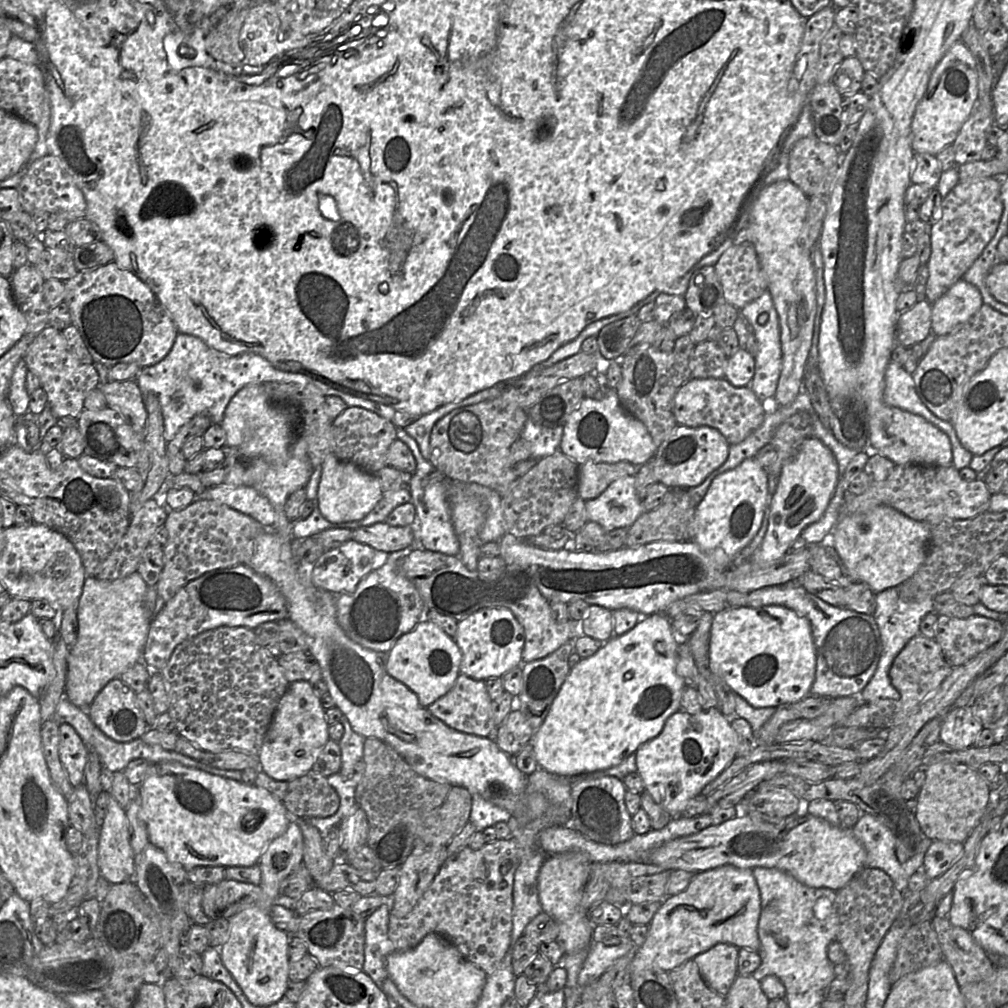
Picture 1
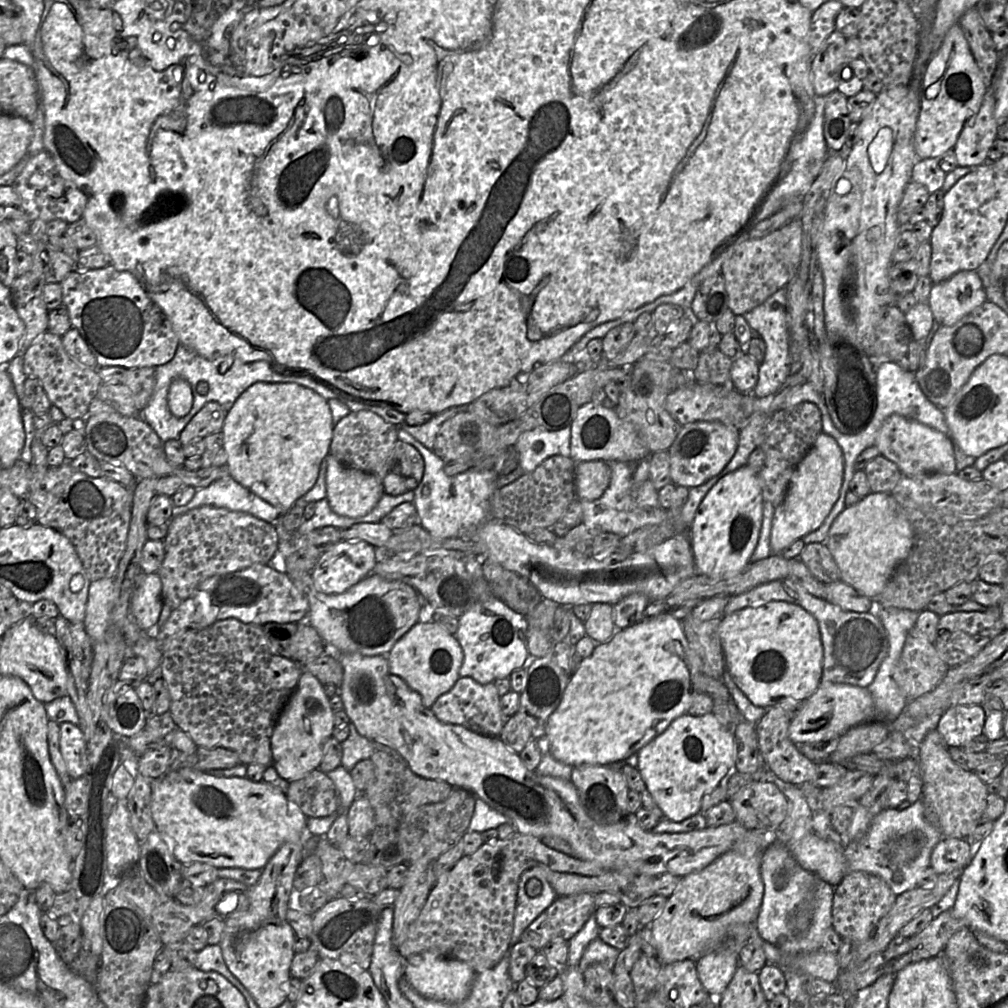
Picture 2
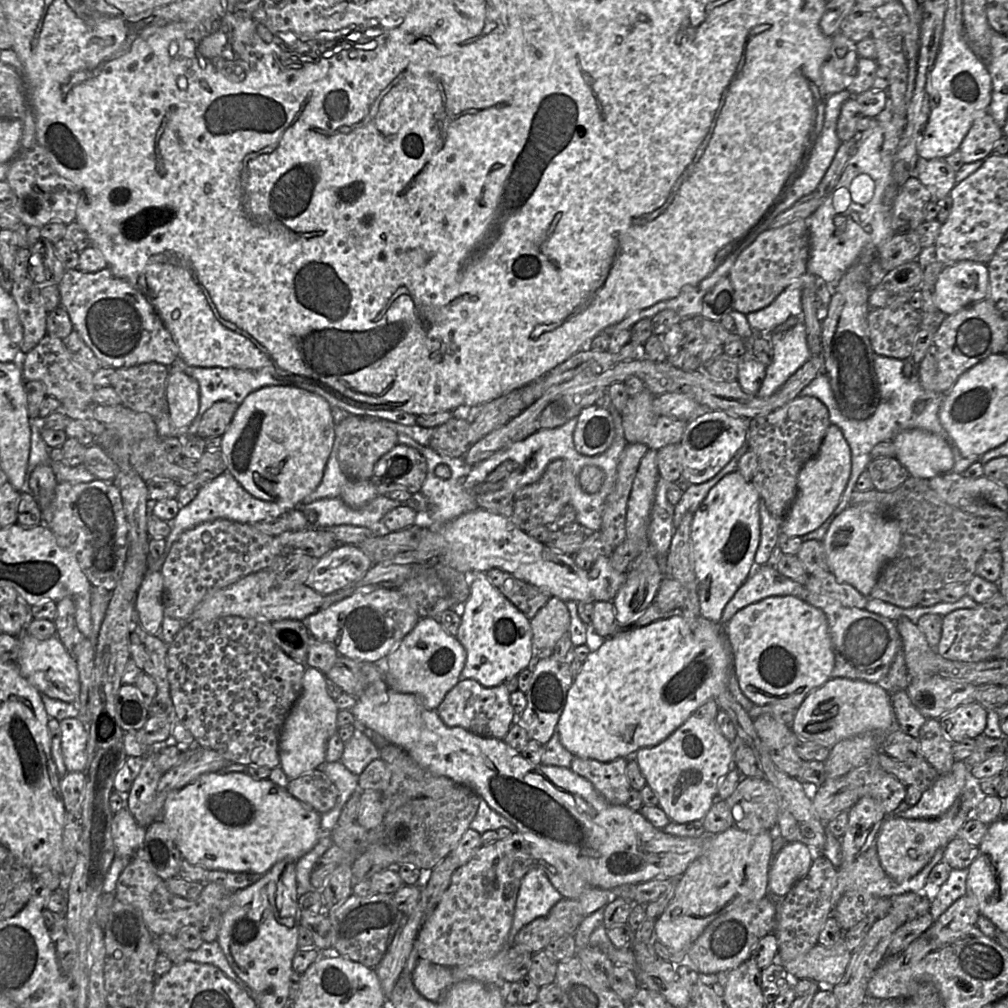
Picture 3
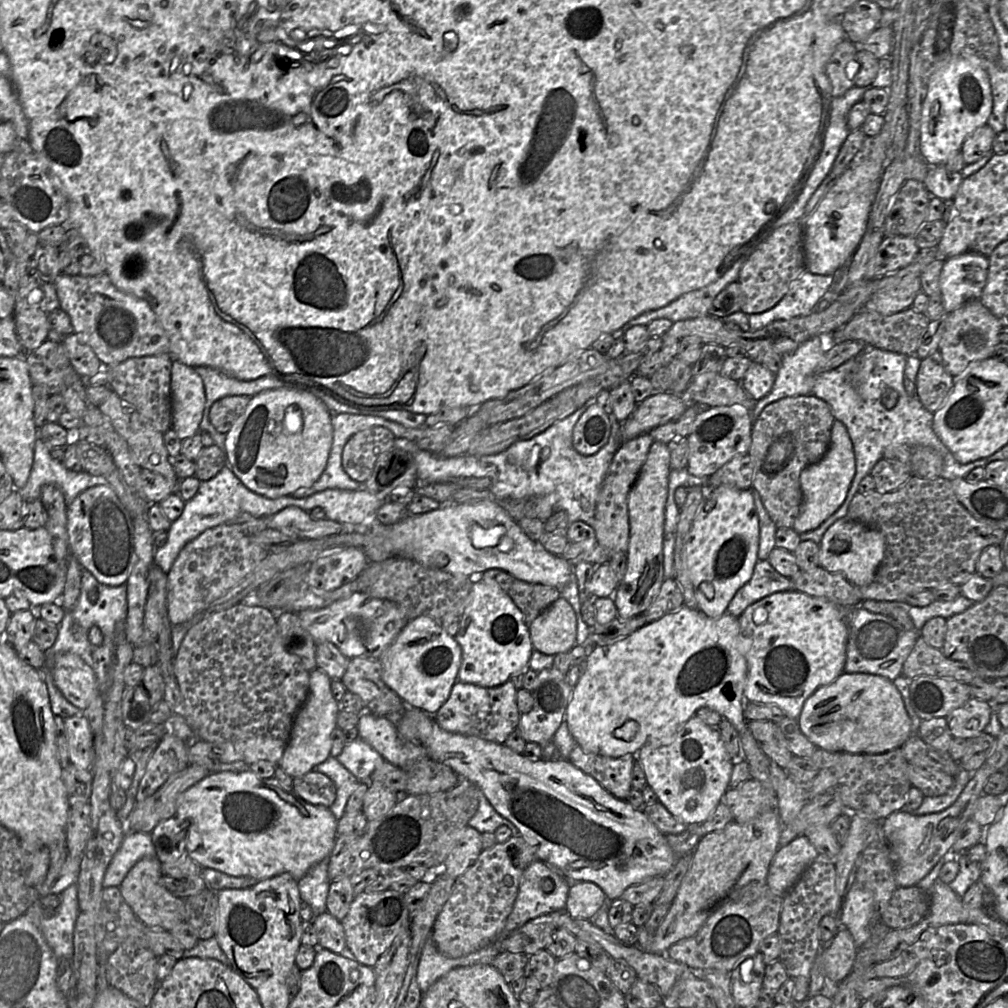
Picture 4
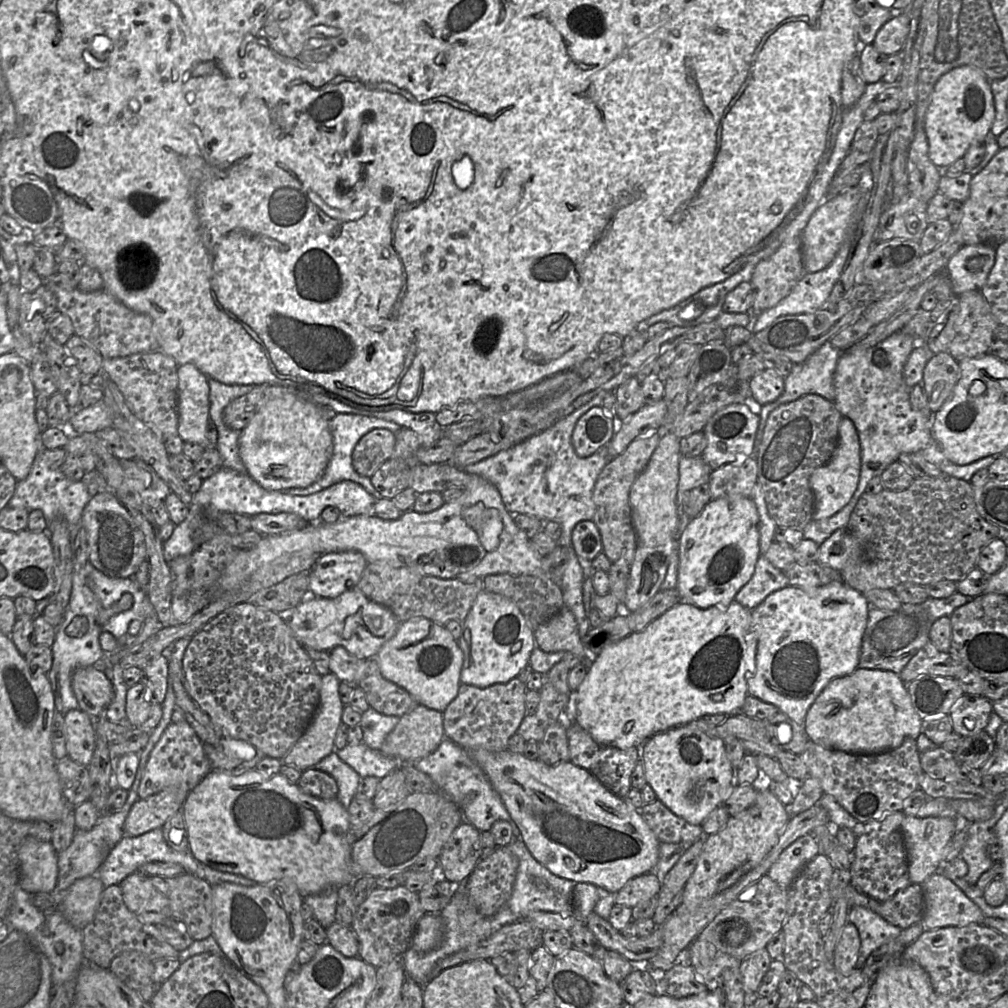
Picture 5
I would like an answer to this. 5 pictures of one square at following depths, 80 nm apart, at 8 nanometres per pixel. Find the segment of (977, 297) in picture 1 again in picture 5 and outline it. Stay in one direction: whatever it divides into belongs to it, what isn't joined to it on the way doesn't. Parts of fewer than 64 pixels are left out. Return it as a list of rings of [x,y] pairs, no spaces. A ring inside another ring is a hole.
[[[989,244],[962,245],[949,259],[944,272],[956,296],[982,289],[994,265],[995,253],[996,247]]]

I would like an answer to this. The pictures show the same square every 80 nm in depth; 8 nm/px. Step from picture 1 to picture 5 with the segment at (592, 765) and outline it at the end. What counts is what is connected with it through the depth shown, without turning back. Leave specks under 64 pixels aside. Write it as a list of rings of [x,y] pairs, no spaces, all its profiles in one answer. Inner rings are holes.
[[[735,600],[726,607],[714,606],[708,609],[701,609],[692,604],[680,602],[651,622],[643,630],[631,633],[618,642],[604,648],[595,657],[581,685],[574,691],[577,694],[575,722],[587,731],[599,744],[619,749],[628,749],[631,747],[640,747],[650,737],[658,733],[681,725],[687,725],[707,714],[724,714],[730,716],[736,712],[741,712],[741,708],[748,694],[748,680],[754,675],[756,670],[757,638],[751,628],[750,611]]]

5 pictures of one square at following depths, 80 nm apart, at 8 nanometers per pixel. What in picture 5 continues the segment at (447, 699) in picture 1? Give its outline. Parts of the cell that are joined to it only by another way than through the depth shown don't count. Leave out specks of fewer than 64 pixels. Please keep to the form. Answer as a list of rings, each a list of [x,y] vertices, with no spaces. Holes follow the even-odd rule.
[[[513,678],[486,688],[460,684],[457,696],[443,711],[445,738],[452,740],[466,750],[483,748],[489,751],[507,749],[507,744],[526,715],[526,684]]]

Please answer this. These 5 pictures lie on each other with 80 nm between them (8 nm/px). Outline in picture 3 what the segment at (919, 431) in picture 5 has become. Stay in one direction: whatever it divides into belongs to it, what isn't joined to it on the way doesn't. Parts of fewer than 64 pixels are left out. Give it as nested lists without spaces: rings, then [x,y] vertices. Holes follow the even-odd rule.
[[[874,355],[874,369],[879,383],[879,404],[876,411],[865,420],[849,419],[840,412],[831,389],[829,378],[825,373],[820,374],[813,379],[798,395],[801,397],[816,397],[825,404],[829,411],[831,424],[836,425],[841,429],[849,444],[852,463],[851,474],[838,506],[818,529],[801,537],[803,542],[808,540],[823,540],[824,535],[833,520],[849,506],[850,497],[855,490],[856,482],[861,473],[867,469],[867,466],[871,461],[870,452],[872,448],[878,443],[892,441],[901,431],[908,429],[923,429],[945,439],[951,446],[953,452],[954,466],[951,471],[953,473],[962,474],[970,465],[979,462],[980,456],[964,457],[948,432],[941,425],[939,410],[945,395],[925,391],[919,382],[918,373],[912,374],[910,378],[905,377],[902,372],[903,364],[904,362],[901,359]]]

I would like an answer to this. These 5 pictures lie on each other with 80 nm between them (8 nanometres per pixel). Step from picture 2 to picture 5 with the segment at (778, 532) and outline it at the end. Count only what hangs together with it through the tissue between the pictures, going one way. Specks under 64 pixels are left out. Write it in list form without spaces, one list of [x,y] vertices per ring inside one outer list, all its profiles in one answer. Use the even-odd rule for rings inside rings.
[[[842,417],[836,449],[827,464],[817,468],[810,476],[809,484],[815,497],[812,520],[829,518],[839,512],[853,496],[860,476],[861,447],[854,423]]]

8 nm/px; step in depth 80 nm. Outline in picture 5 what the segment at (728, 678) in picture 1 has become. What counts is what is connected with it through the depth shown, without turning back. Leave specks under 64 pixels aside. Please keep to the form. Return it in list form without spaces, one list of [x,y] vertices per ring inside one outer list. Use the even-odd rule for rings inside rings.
[[[842,580],[813,588],[787,586],[769,594],[750,611],[756,634],[756,670],[748,680],[748,694],[773,704],[796,723],[803,725],[807,712],[822,690],[834,679],[858,669],[863,634],[870,604],[865,596]]]

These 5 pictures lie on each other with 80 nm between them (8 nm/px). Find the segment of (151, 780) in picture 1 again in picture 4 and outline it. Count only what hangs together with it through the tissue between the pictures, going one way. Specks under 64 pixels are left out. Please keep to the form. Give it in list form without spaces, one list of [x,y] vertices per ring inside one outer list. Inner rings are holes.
[[[249,769],[208,774],[178,798],[175,817],[187,831],[186,853],[196,863],[231,876],[247,876],[258,881],[282,873],[290,873],[296,881],[300,880],[314,865],[330,856],[338,837],[338,820],[329,808],[309,804],[293,790],[283,788],[276,778],[262,778]]]

